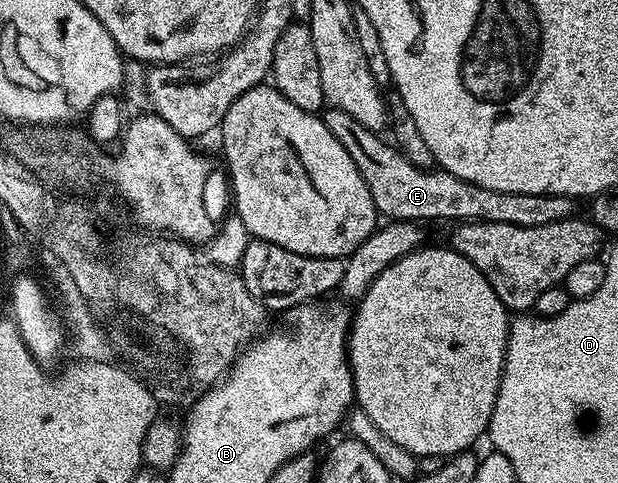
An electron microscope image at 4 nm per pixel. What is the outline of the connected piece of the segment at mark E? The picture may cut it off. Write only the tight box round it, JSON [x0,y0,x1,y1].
[324,108,574,227]

